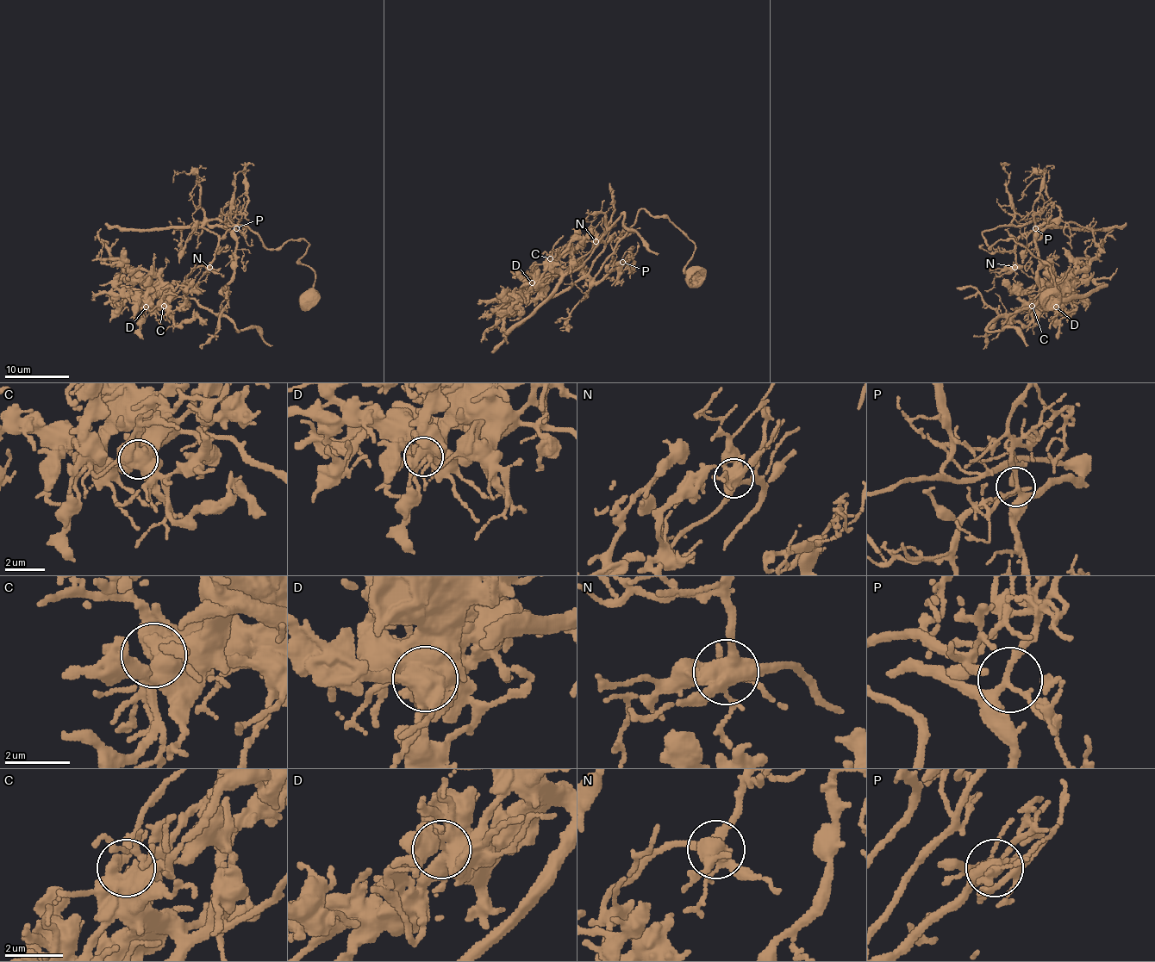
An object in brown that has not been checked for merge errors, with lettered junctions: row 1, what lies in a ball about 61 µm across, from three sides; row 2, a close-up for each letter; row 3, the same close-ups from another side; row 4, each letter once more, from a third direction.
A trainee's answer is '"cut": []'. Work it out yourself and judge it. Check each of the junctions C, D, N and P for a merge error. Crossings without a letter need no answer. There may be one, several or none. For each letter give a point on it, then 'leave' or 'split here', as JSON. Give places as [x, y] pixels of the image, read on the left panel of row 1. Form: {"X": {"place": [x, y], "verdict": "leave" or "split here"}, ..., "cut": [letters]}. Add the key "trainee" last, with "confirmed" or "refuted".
{"C": {"place": [164, 306], "verdict": "leave"}, "D": {"place": [146, 307], "verdict": "leave"}, "N": {"place": [209, 267], "verdict": "split here"}, "P": {"place": [236, 228], "verdict": "leave"}, "cut": ["N"], "trainee": "refuted"}

